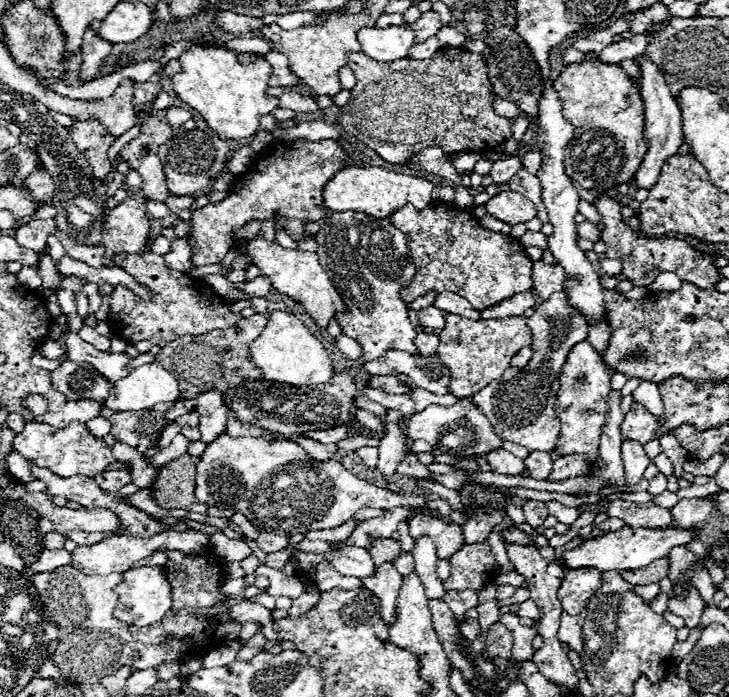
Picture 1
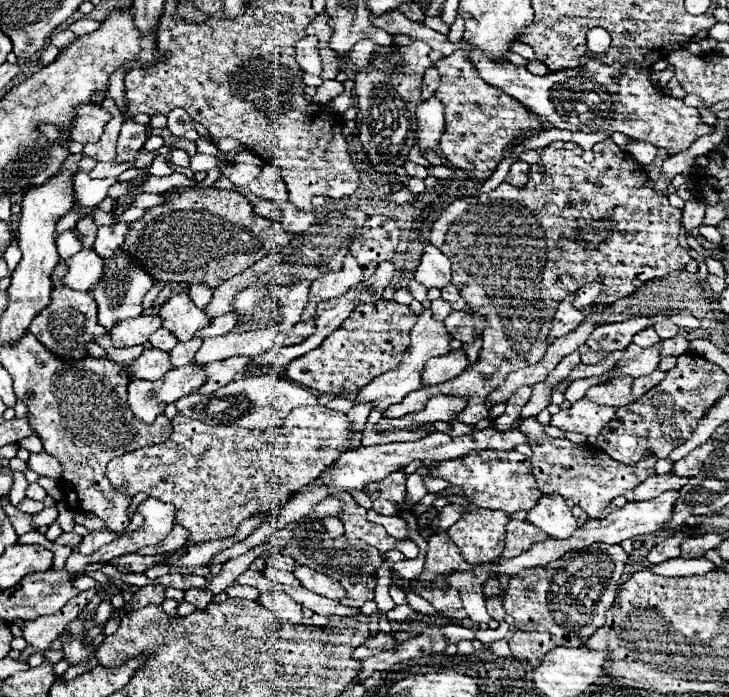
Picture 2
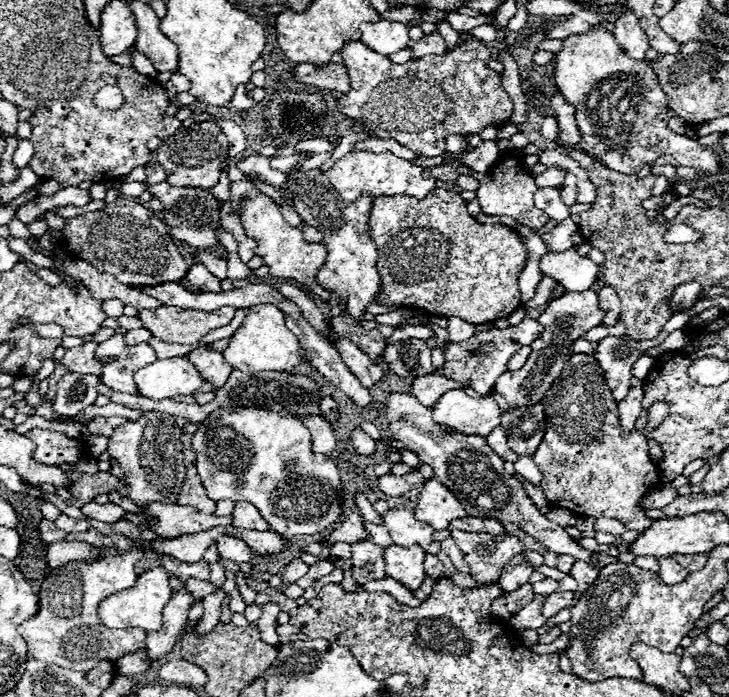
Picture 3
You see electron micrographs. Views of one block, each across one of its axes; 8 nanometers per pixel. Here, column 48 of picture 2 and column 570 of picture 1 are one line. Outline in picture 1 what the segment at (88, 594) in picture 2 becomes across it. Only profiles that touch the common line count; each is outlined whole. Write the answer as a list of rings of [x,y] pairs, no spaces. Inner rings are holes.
[[[582,610],[580,614],[576,616],[570,616],[570,614],[562,614],[562,620],[560,620],[560,628],[558,628],[558,638],[560,642],[568,642],[570,644],[570,650],[582,654],[582,640],[580,640],[580,628],[582,628],[582,620],[586,616],[586,610]]]

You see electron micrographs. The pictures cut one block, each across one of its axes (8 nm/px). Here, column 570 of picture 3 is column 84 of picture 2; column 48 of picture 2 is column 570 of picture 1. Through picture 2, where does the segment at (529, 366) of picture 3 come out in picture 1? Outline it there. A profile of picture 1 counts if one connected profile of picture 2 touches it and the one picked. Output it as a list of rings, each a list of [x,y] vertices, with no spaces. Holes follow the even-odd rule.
[[[556,292],[540,304],[526,324],[532,330],[532,360],[524,368],[508,368],[496,382],[490,382],[472,398],[474,404],[488,414],[490,422],[494,424],[494,432],[502,440],[526,446],[528,450],[552,452],[560,436],[560,420],[554,412],[554,398],[560,388],[560,370],[572,346],[586,340],[588,322],[578,308],[568,304],[564,292]]]

